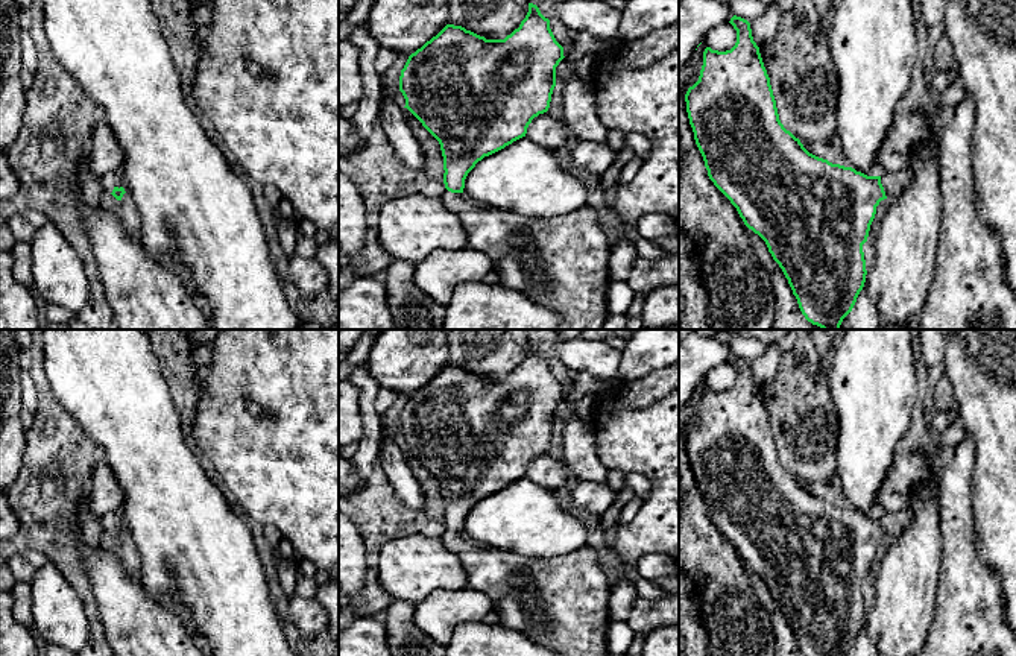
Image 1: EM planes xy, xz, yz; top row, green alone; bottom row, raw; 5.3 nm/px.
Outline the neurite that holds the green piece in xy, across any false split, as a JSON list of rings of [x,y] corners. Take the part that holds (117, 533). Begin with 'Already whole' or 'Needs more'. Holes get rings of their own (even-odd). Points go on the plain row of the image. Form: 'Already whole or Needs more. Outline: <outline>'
Needs more. Outline: [[[109,512],[100,516],[102,524],[106,533],[111,533],[117,541],[121,541],[123,535],[126,533],[123,528],[123,521],[118,512]]]

